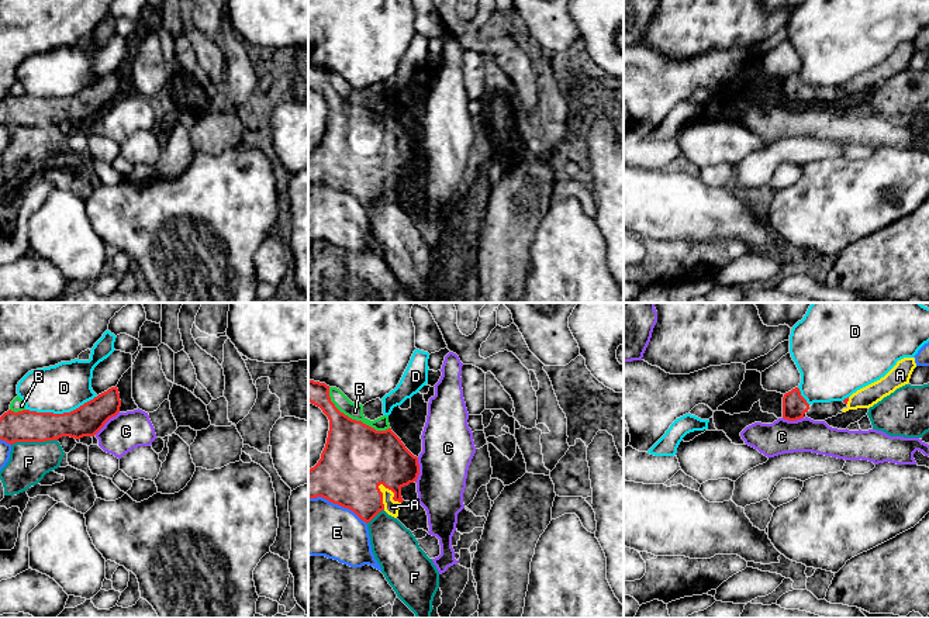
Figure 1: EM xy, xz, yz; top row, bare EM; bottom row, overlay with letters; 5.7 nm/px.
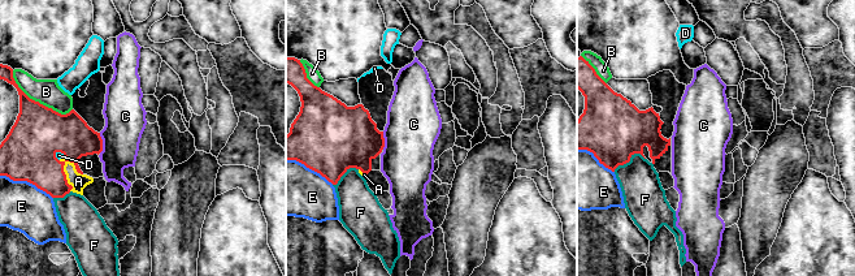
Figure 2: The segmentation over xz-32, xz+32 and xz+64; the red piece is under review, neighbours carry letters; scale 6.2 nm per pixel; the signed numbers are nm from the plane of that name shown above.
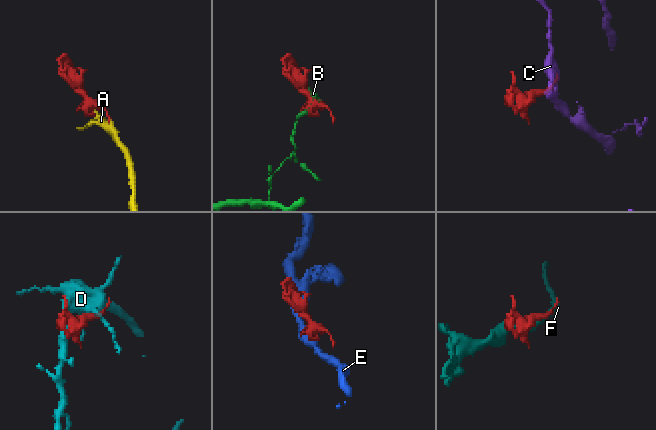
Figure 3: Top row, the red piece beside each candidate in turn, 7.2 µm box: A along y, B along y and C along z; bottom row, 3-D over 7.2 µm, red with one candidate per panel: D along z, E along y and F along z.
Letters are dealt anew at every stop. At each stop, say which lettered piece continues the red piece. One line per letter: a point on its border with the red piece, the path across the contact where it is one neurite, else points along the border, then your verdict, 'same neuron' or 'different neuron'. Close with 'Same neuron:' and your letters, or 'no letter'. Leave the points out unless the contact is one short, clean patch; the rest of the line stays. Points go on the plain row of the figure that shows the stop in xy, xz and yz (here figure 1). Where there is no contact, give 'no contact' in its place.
A: meets red in xz at (392, 175); same neuron
B: meets red in xz at (354, 104); different neuron
C: meets red in xy at (106, 106); border along xy (118, 96), (95, 118); different neuron
D: meets red in xy at (61, 99); different neuron
E: meets red in xz at (338, 189); different neuron
F: meets red in xy at (34, 125); different neuron
Same neuron: A

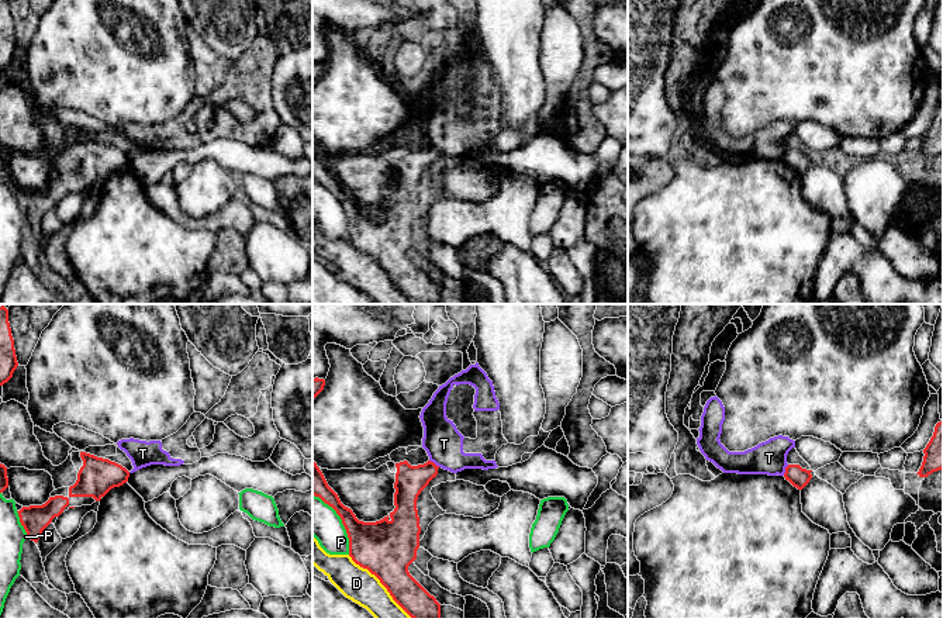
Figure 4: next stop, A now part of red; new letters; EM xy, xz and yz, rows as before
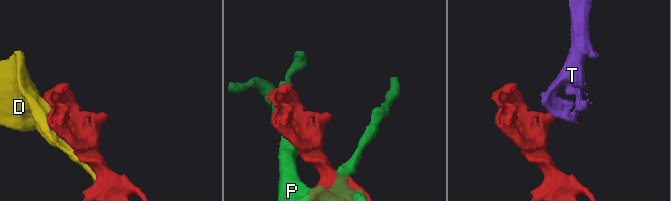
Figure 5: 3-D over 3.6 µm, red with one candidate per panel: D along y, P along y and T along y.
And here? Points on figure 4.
D: meets red in xz at (382, 268); different neuron
P: meets red in xz at (342, 206); different neuron
T: meets red in yz at (786, 155); border along yz (788, 149), (783, 159); different neuron
Same neuron: no letter

